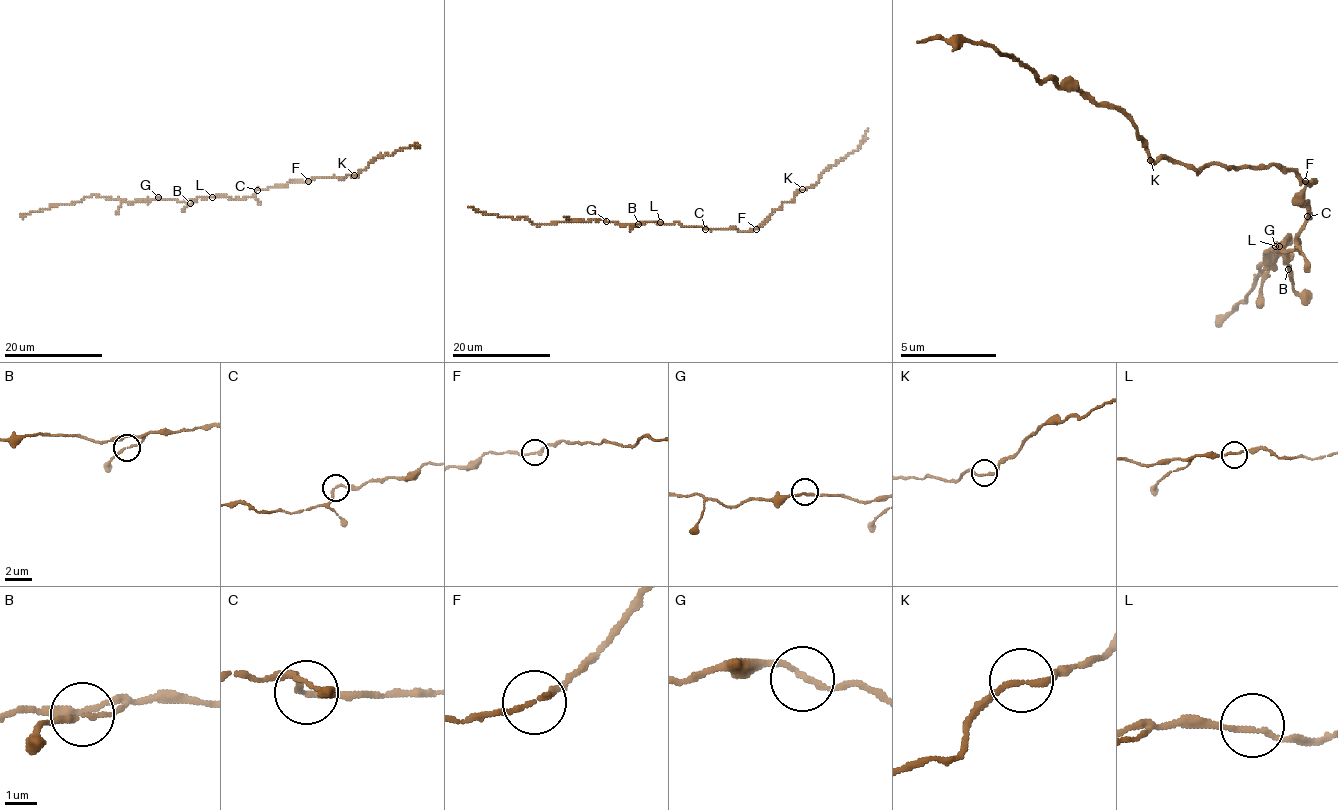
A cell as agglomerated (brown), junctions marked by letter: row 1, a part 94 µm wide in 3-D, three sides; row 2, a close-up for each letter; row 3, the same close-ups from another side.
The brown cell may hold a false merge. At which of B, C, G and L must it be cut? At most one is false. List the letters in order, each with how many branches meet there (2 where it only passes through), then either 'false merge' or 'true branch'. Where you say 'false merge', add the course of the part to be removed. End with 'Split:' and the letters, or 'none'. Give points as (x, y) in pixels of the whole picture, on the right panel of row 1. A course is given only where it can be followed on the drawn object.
B: branches 2; true branch
C: branches 2; true branch
G: branches 2; true branch
L: branches 2; true branch
Split: none

